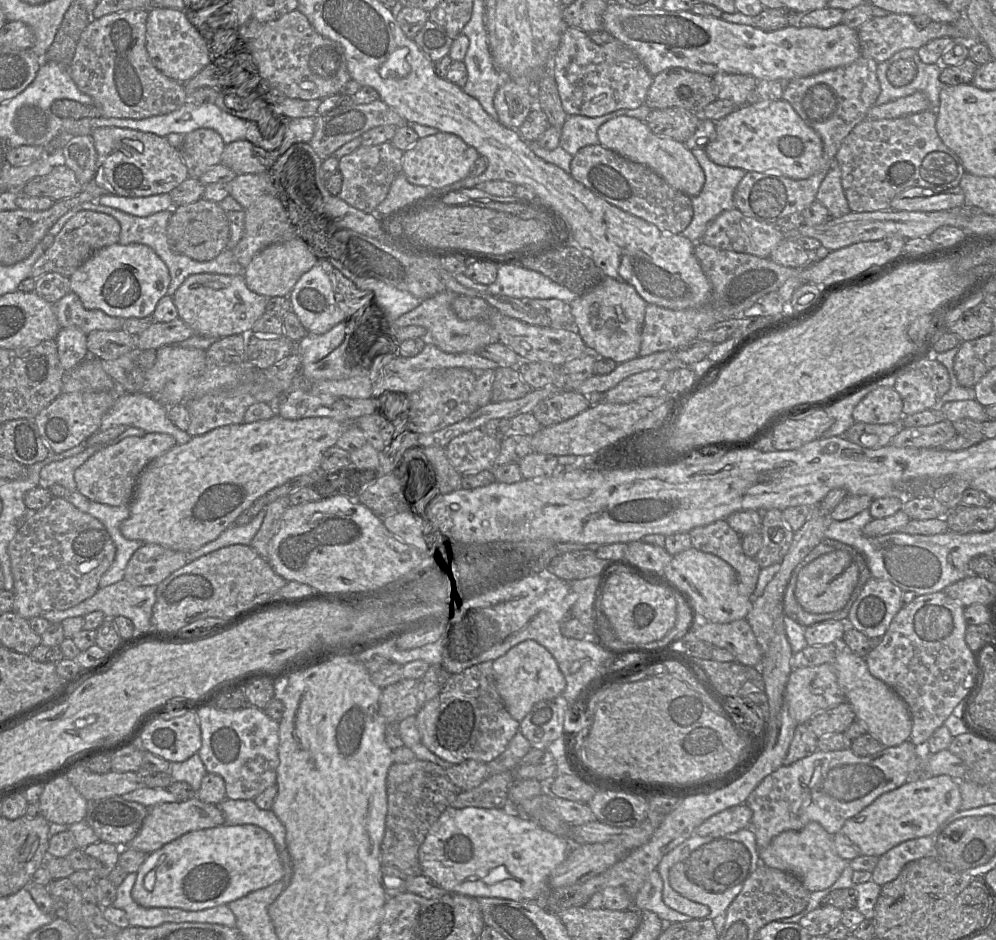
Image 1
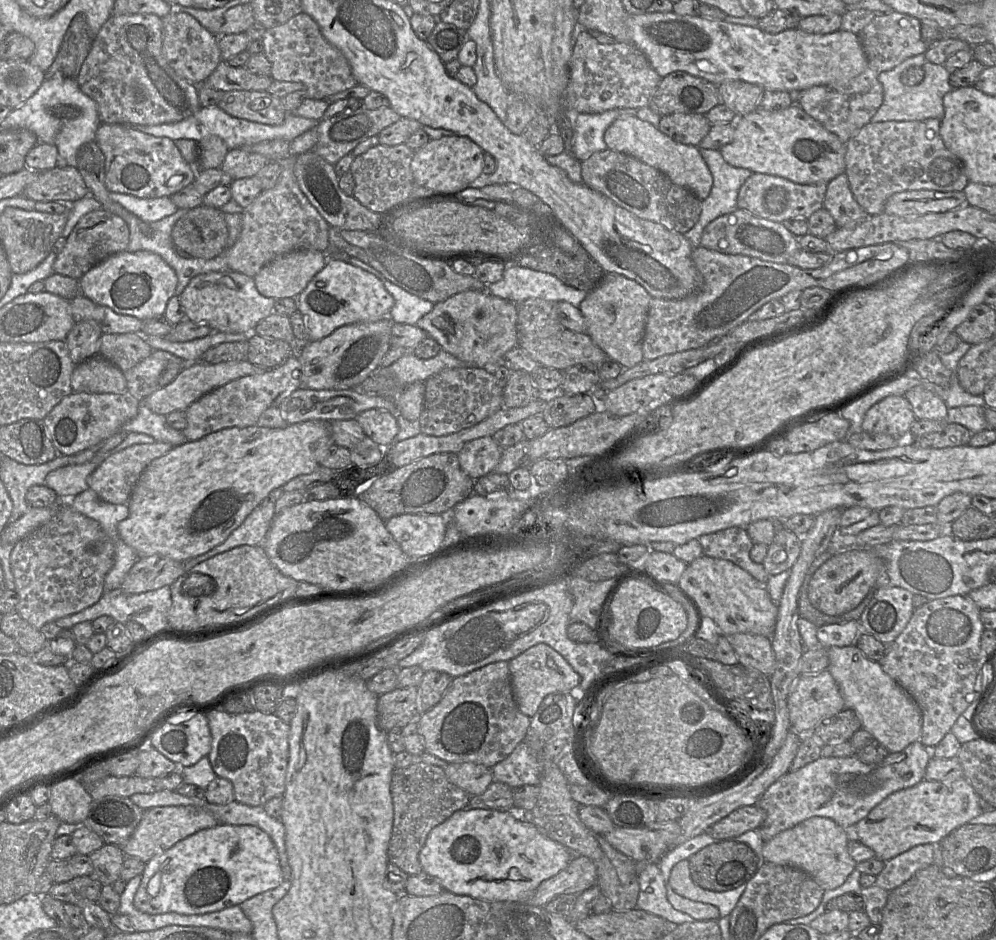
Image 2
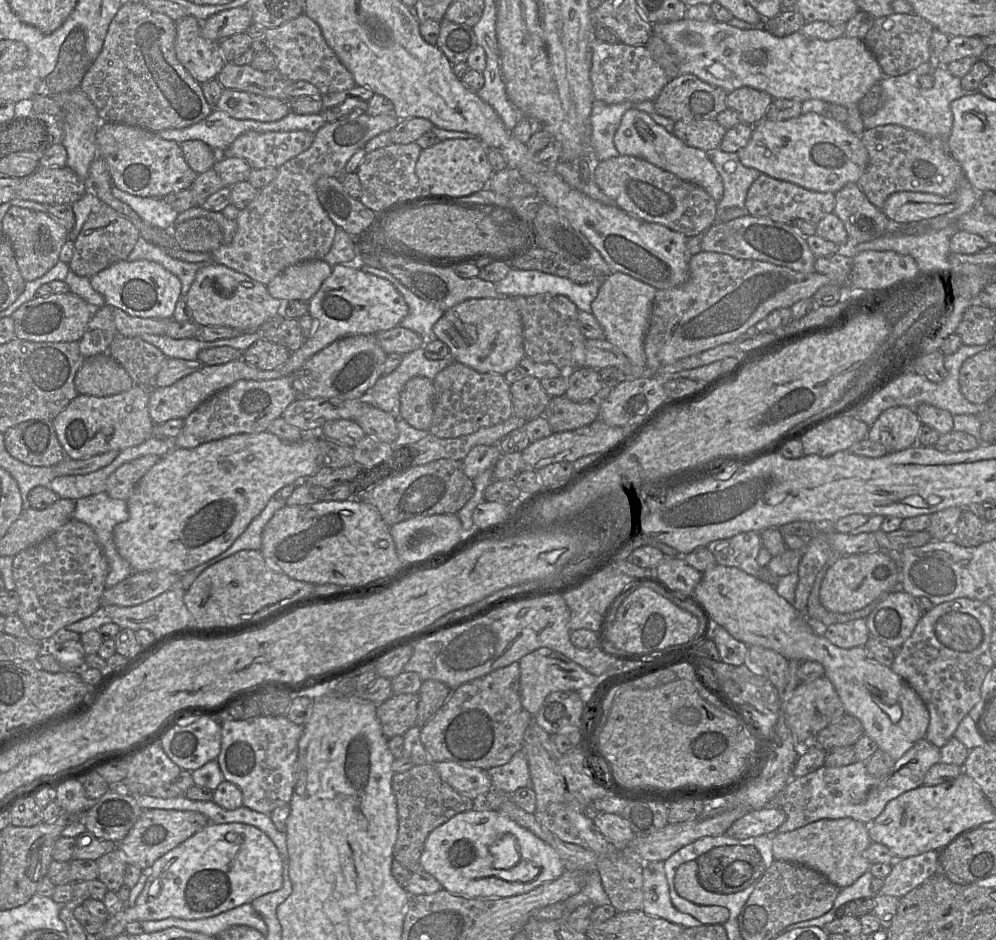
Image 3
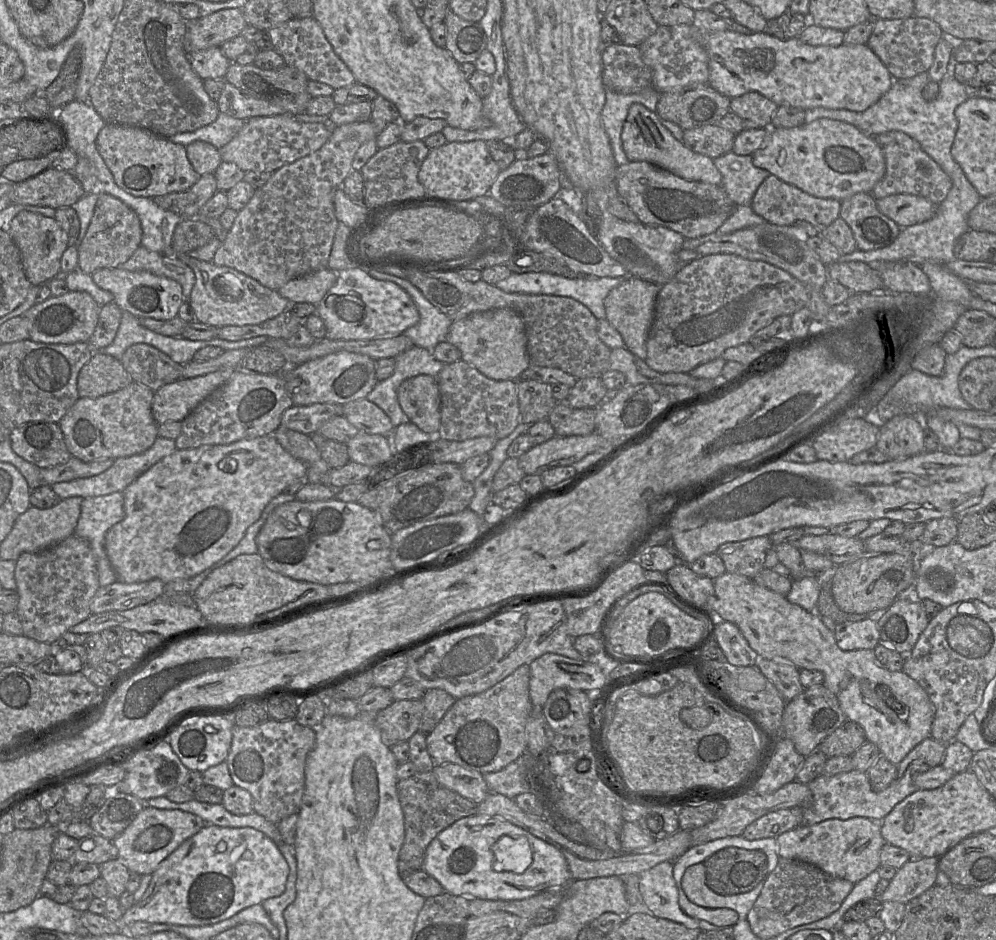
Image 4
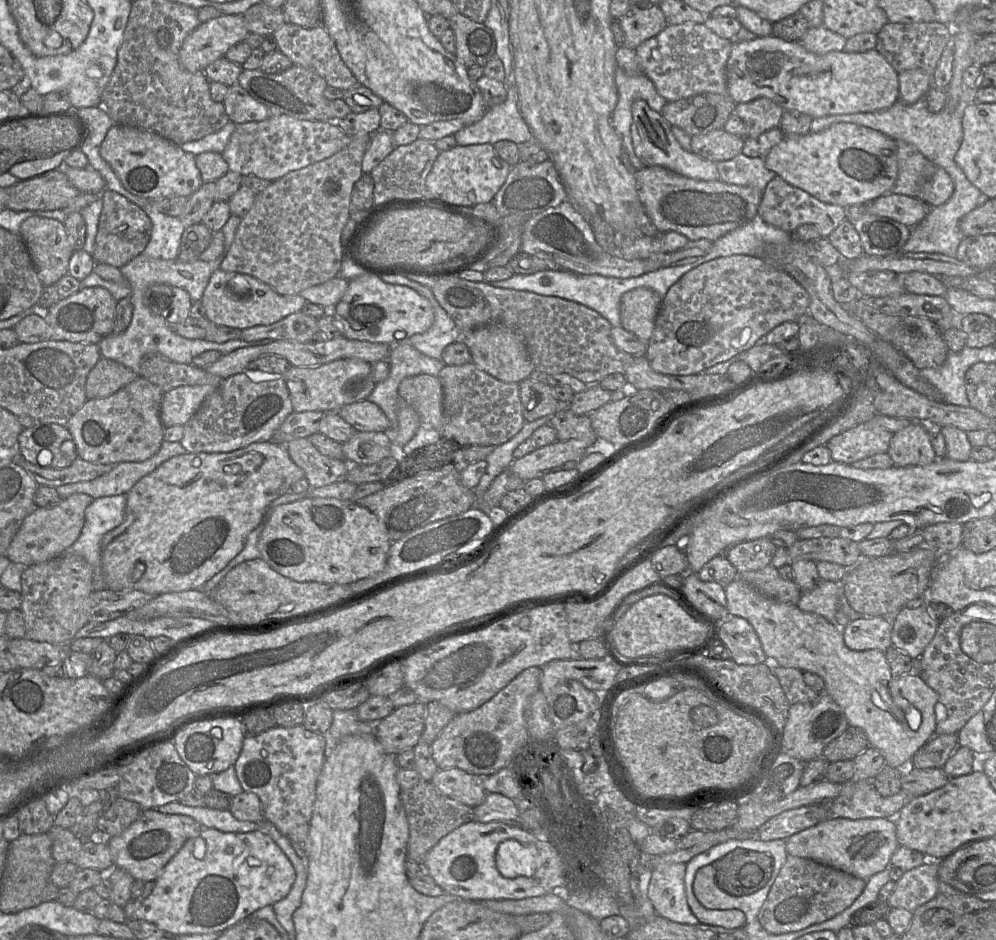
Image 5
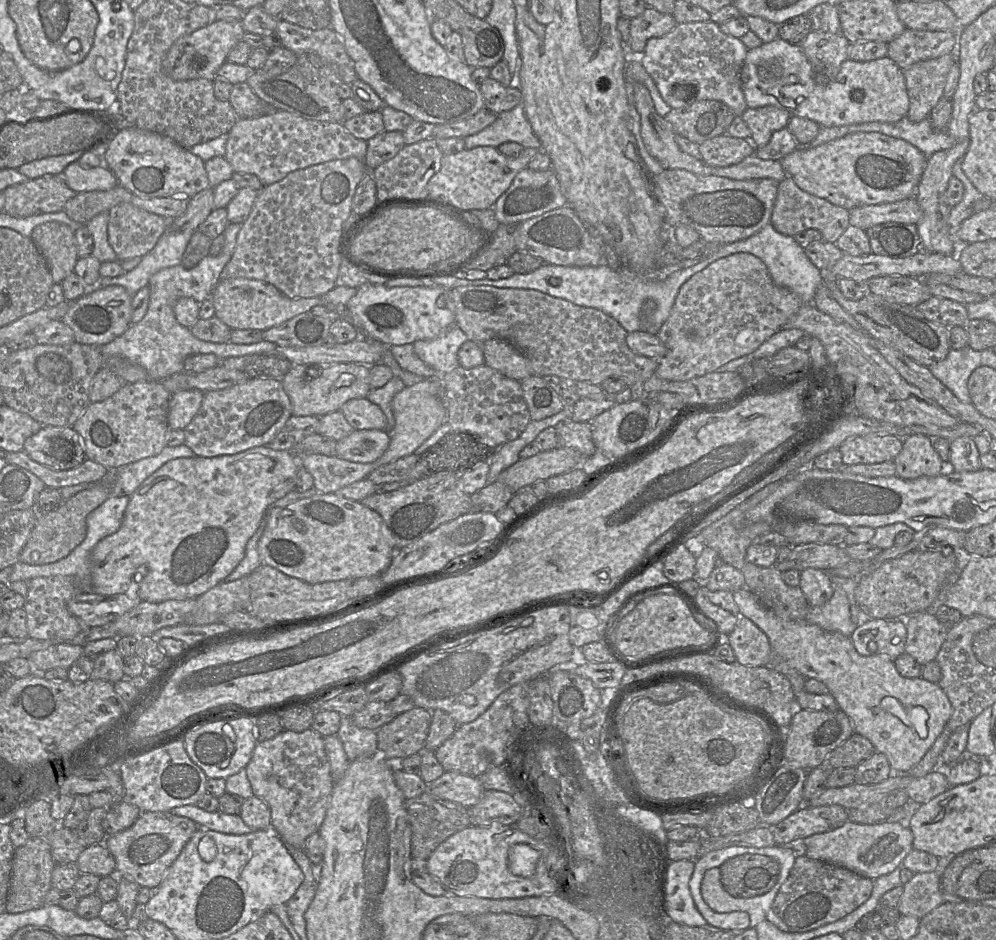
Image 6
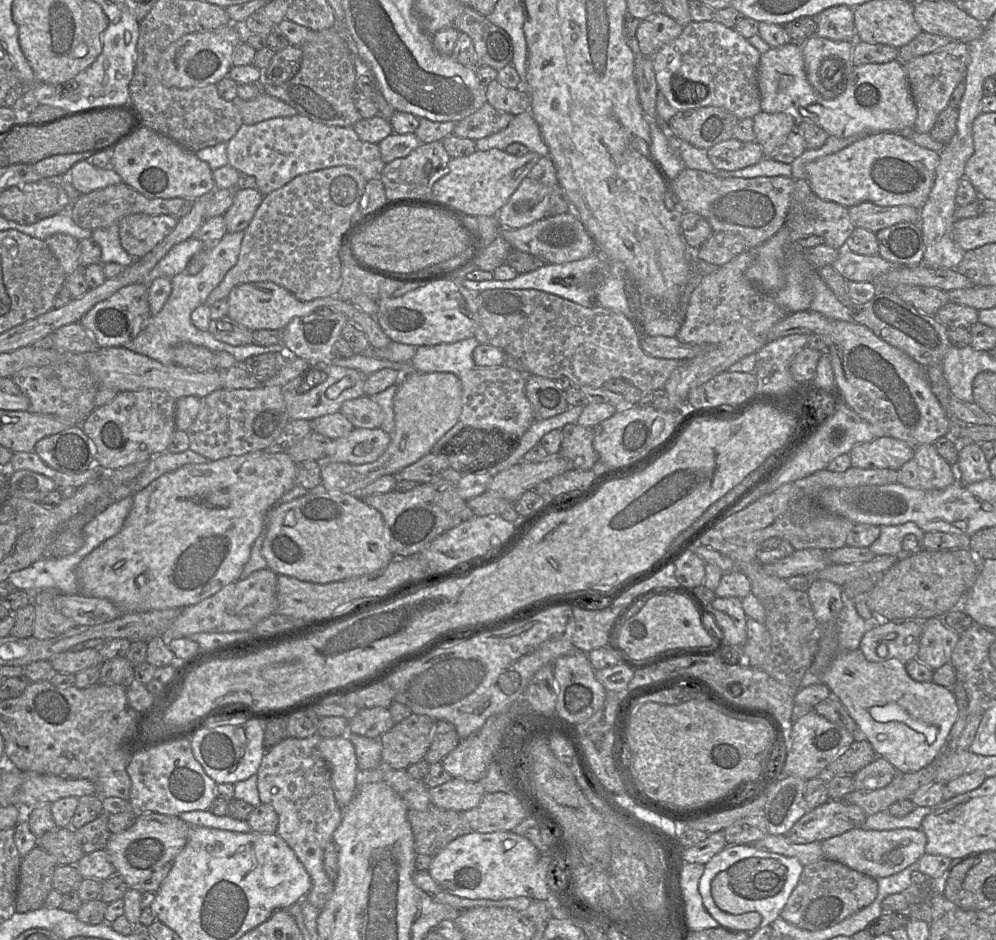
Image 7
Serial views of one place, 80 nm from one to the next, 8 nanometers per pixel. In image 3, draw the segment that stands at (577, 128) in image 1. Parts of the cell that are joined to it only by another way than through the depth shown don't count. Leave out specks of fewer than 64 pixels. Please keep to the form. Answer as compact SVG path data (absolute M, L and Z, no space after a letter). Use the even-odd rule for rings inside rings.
M594 101L590 115L591 135L587 150L596 160L601 161L620 155L614 145L614 135L623 114L628 109L637 109L651 114L655 111L654 101L626 101L617 104Z

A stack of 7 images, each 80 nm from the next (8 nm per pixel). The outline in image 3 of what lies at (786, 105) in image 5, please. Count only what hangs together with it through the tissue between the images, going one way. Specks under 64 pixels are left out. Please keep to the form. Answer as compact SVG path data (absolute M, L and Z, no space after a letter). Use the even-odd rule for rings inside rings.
M687 17L678 21L653 24L653 35L669 45L679 61L680 74L693 74L726 92L751 87L768 93L773 99L818 99L846 108L855 108L866 93L885 77L879 63L864 42L845 35L830 41L807 37L799 31L778 37L763 27L740 29L726 22L703 22Z

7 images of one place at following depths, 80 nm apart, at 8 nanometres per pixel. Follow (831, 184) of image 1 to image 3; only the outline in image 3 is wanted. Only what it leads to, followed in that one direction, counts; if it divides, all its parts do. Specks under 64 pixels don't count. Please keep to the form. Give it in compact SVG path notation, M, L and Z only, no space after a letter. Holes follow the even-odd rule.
M848 183L835 193L833 213L845 226L849 237L846 245L872 241L901 225L875 207L856 183Z

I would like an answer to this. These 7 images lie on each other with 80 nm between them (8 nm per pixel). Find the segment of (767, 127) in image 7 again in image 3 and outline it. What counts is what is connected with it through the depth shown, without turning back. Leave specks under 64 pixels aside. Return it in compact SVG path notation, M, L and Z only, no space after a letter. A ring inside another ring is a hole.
M741 87L727 94L727 107L735 110L741 122L754 126L765 118L766 111L773 97L768 93L751 88Z

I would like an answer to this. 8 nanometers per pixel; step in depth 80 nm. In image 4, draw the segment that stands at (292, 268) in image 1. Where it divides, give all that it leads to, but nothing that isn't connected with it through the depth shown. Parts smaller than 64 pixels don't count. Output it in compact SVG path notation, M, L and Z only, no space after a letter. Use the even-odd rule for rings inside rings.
M331 269L318 270L290 280L278 290L278 293L291 302L316 305L335 285L337 278L337 272Z

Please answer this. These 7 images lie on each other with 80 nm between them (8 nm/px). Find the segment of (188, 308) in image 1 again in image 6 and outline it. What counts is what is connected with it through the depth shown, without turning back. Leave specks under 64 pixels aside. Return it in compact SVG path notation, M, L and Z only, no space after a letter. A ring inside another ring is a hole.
M250 278L220 280L209 298L215 309L215 317L232 330L267 330L310 311L314 306L325 304L321 297L289 298L272 284Z

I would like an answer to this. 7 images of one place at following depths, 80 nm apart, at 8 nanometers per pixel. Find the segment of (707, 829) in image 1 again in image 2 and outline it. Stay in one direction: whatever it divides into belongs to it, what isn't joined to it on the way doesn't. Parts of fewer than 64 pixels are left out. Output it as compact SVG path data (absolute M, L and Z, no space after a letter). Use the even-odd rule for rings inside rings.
M758 805L743 806L715 823L707 832L718 840L735 838L749 830L758 830L766 819Z

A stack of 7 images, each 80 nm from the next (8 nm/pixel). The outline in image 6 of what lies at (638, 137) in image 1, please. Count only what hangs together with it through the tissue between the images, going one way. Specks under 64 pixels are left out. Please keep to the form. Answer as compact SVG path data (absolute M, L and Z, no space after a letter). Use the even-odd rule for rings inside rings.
M633 83L633 94L640 117L642 141L663 169L684 169L697 175L712 175L712 166L680 149L671 124L657 113L649 90L641 83Z

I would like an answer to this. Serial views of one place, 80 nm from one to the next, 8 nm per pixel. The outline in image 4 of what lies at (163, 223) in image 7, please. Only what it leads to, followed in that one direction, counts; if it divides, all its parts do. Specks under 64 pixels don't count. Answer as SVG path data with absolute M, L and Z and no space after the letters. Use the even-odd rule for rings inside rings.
M100 192L87 232L77 244L78 269L92 275L99 269L116 268L125 263L142 244L143 231L136 212L120 199Z

